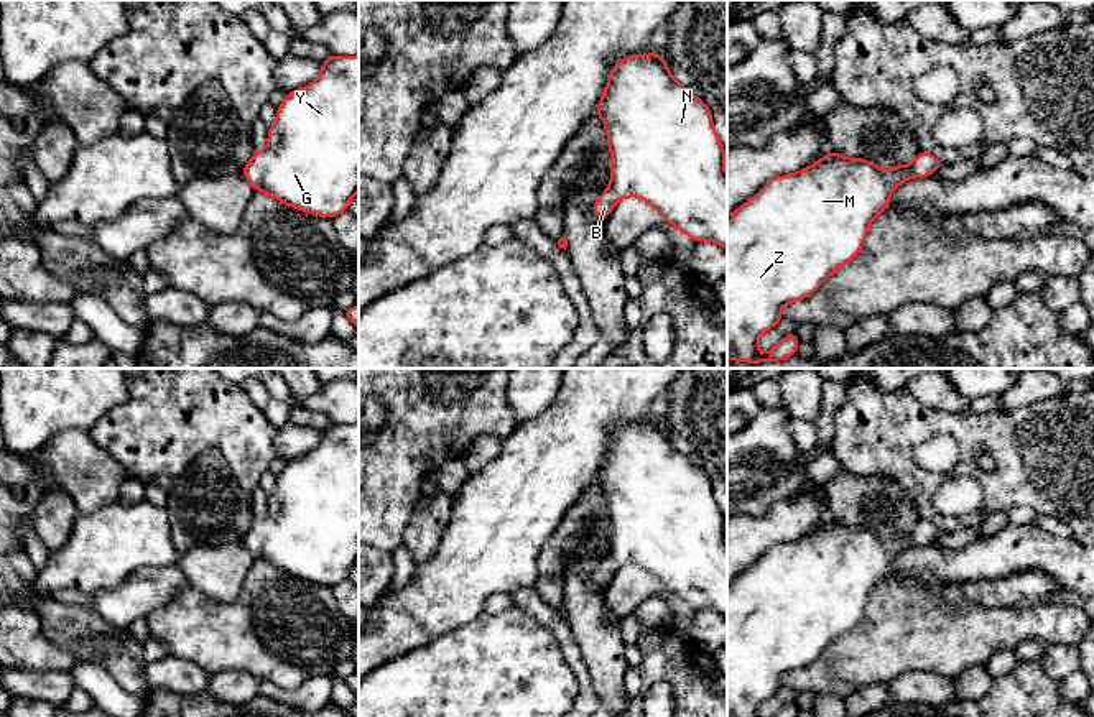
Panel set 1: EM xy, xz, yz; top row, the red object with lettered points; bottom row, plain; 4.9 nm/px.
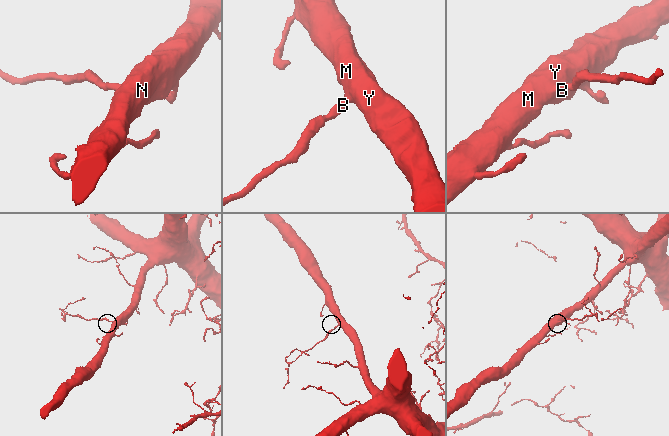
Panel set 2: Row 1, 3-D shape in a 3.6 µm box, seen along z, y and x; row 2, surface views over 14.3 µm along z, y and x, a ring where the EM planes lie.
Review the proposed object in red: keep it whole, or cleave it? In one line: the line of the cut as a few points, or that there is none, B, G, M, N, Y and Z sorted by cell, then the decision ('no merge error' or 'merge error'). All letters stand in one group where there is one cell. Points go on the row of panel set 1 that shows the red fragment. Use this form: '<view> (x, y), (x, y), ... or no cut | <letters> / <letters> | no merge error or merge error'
no cut | B G M N Y Z | no merge error

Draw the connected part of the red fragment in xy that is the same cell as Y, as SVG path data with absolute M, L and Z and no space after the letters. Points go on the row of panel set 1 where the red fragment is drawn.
M331 54L316 81L286 94L268 128L267 148L253 153L242 174L255 191L308 214L332 219L349 209L359 191L359 56Z

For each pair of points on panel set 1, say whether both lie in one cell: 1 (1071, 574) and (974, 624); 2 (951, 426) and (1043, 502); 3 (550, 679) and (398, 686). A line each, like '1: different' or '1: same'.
1: different
2: same
3: same

